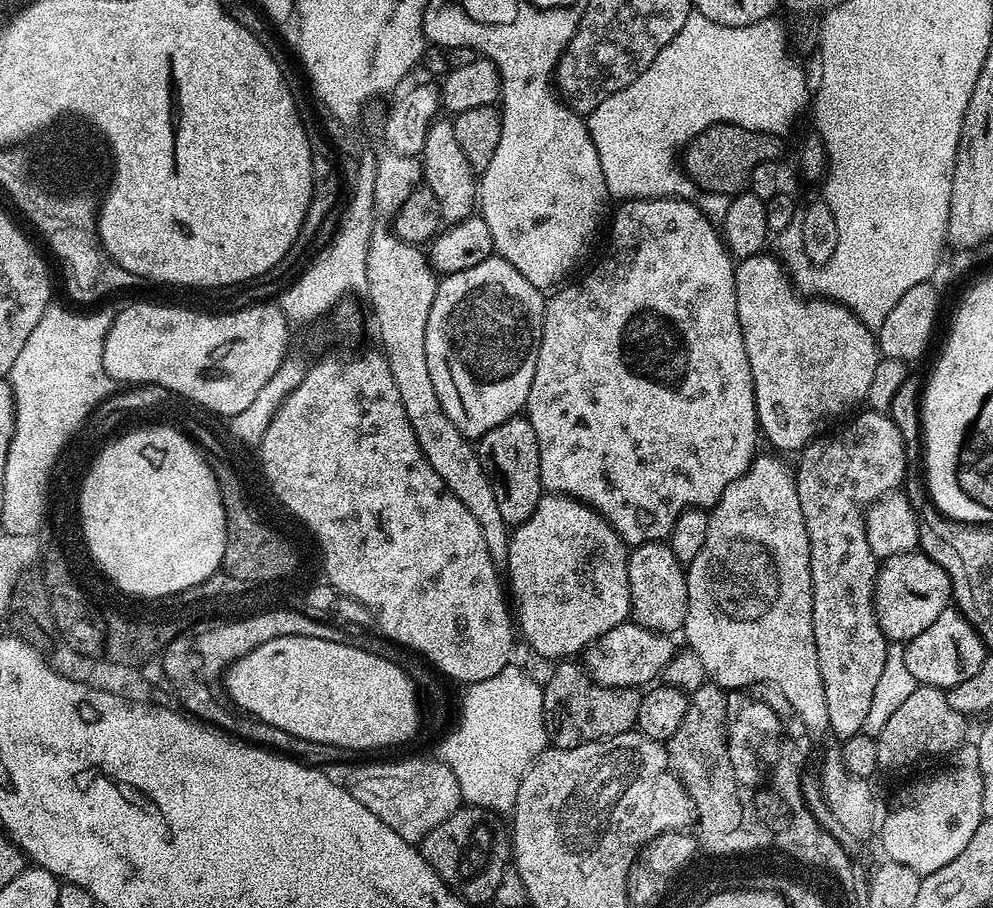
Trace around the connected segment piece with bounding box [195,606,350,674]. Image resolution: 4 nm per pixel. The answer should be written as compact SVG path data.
M275 607L271 611L260 612L242 624L231 627L220 627L220 631L209 632L195 637L196 649L202 658L205 669L212 668L217 674L223 673L235 660L250 654L262 642L270 642L270 638L286 638L287 636L305 636L306 638L326 638L326 642L349 643L350 632L347 627L326 624L323 620L310 618L306 613L288 607Z

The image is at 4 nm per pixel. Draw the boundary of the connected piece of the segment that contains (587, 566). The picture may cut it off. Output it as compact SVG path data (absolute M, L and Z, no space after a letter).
M541 495L538 506L534 506L534 514L530 514L526 522L515 525L508 537L506 580L514 601L514 620L519 635L520 632L524 635L525 642L538 655L551 662L564 662L579 657L584 649L602 638L606 630L614 630L614 626L625 623L632 611L629 551L629 545L624 543L614 526L610 526L610 522L606 522L588 504L572 496Z

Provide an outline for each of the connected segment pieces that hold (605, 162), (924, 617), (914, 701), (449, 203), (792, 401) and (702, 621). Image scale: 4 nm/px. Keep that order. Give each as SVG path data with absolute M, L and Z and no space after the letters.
M699 14L690 15L686 18L686 26L682 26L680 33L660 51L658 58L654 58L654 62L650 62L650 66L641 76L634 78L634 82L630 82L630 86L618 90L610 98L606 98L606 102L602 102L602 106L598 106L592 112L587 113L588 133L594 142L594 150L598 150L598 162L602 162L602 178L608 187L609 197L615 198L617 196L617 201L620 202L639 199L657 200L658 198L692 200L697 195L698 189L689 180L688 175L684 173L683 167L677 161L675 164L672 159L675 156L677 159L678 150L688 147L689 140L702 134L715 124L737 124L743 129L750 129L755 132L766 132L781 138L786 136L808 102L808 82L803 70L793 60L795 57L790 49L787 27L776 19L777 17L771 16L760 19L759 22L751 24L748 28L735 28L734 26L718 26L718 22L710 22L710 18Z
M919 550L887 557L879 565L874 590L876 621L890 642L907 642L922 634L942 610L950 607L951 600L952 583L947 570Z
M917 685L916 689L894 712L893 717L886 722L882 730L876 734L878 746L878 762L880 768L896 770L904 766L916 763L920 758L938 756L940 754L955 753L967 739L966 724L967 717L964 717L956 710L951 709L947 693L938 687L928 685Z
M437 118L426 130L426 142L422 153L422 180L440 203L440 219L448 224L456 224L473 215L478 204L478 176L472 171L458 138L454 135L452 120Z
M769 254L751 256L736 264L736 277L734 278L734 290L738 302L738 322L742 326L742 342L746 346L746 358L750 362L750 374L754 382L754 398L756 399L756 420L760 423L760 431L763 439L768 439L775 451L799 453L809 442L815 440L829 427L835 416L843 414L847 408L852 408L856 403L863 401L870 390L870 381L874 379L874 366L882 358L878 351L878 340L873 329L867 328L849 308L836 303L835 300L823 298L805 298L798 291L797 285L790 279L789 269L783 268L774 257Z
M757 455L752 464L722 494L722 498L710 509L706 542L702 542L702 550L687 565L688 577L688 609L684 619L682 636L688 639L687 647L702 661L707 679L720 685L725 690L748 690L751 684L773 684L784 695L792 712L804 723L804 728L814 735L820 736L829 731L826 714L826 690L822 690L822 670L818 670L818 650L814 646L814 626L812 625L812 579L810 578L810 542L806 534L806 522L802 518L802 510L798 506L798 490L796 478L791 467L788 468L775 455Z

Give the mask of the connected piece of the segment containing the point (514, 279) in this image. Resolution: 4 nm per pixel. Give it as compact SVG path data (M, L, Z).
M495 254L478 262L478 266L470 266L470 270L449 272L437 283L434 306L430 306L430 318L426 322L426 367L430 369L430 382L434 382L434 390L438 394L438 402L442 402L442 410L446 418L450 418L450 422L454 422L454 426L458 426L458 430L468 437L469 441L479 441L480 437L494 430L494 426L502 426L502 422L519 416L525 411L530 394L530 382L534 382L534 370L542 342L545 303L546 296L541 289L530 286L530 282L526 282L526 278L522 278L522 274L518 274L518 270L510 266L510 262Z

